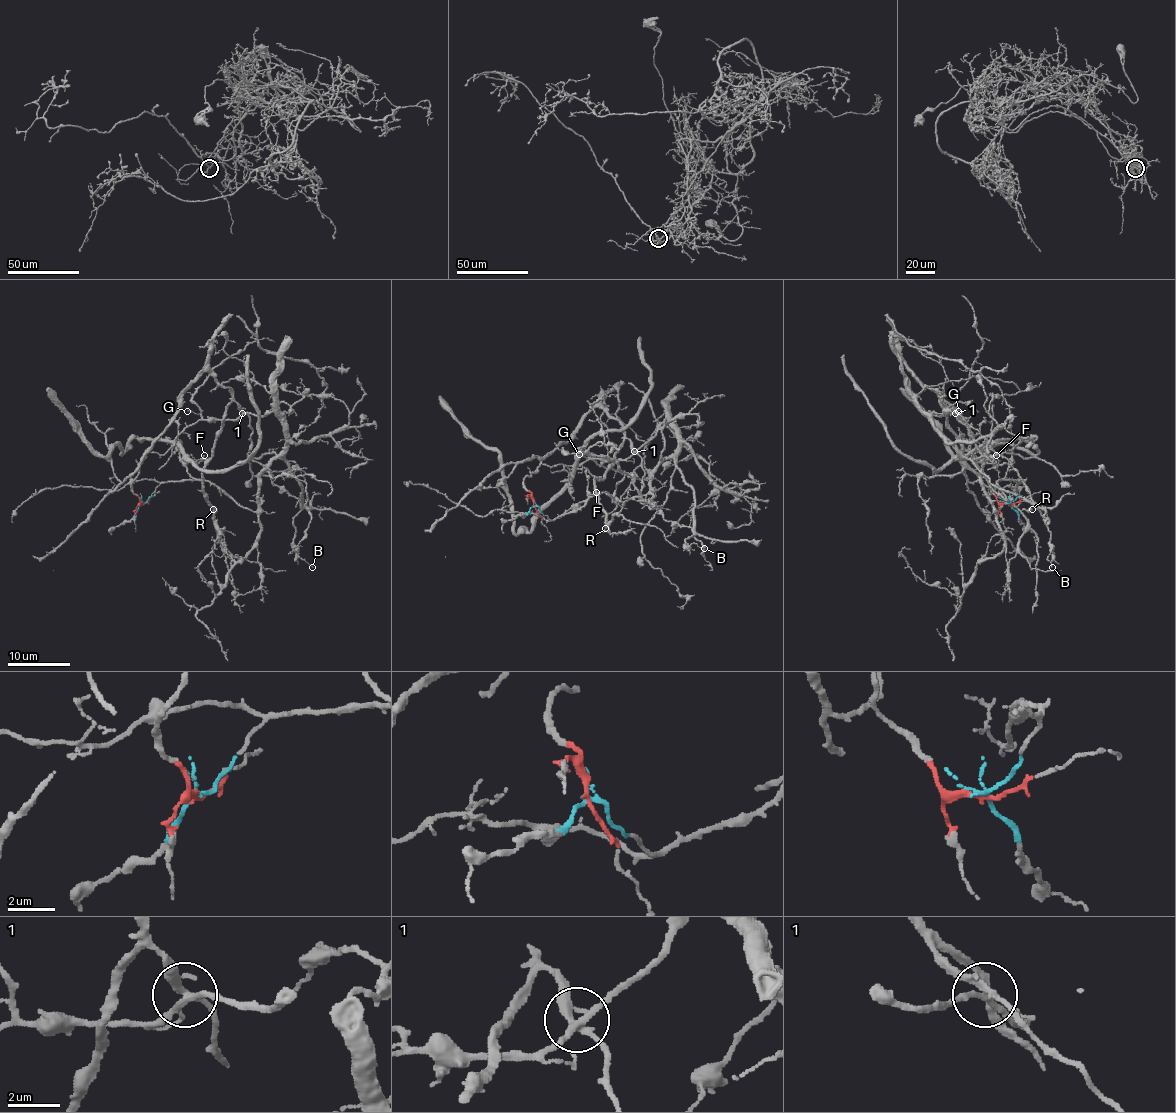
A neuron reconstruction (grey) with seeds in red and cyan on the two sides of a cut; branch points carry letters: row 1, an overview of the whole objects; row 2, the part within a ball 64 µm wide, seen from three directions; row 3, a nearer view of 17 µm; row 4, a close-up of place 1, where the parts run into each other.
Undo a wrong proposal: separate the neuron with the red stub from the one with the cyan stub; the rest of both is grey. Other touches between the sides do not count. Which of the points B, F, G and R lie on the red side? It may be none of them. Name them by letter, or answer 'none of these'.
F, R

